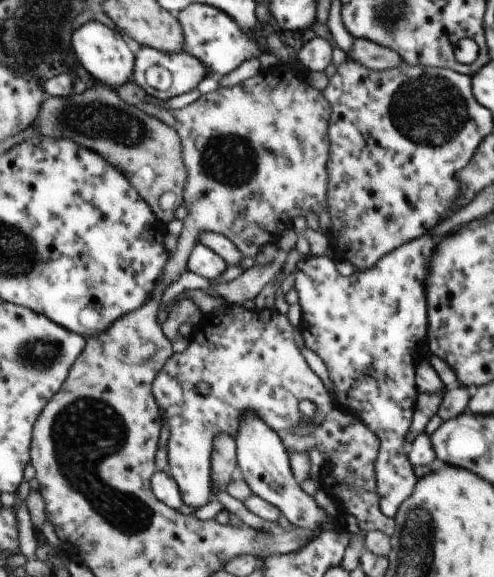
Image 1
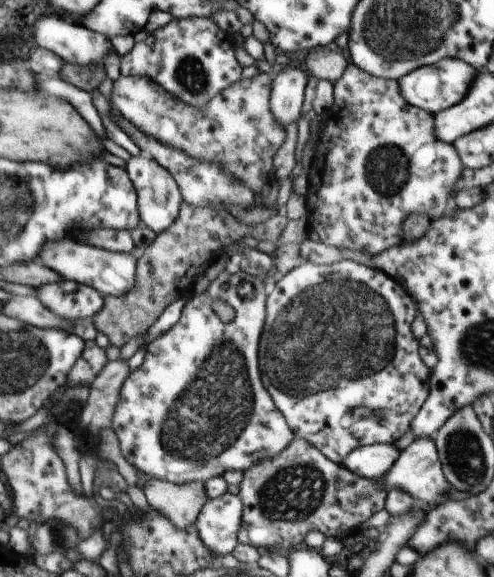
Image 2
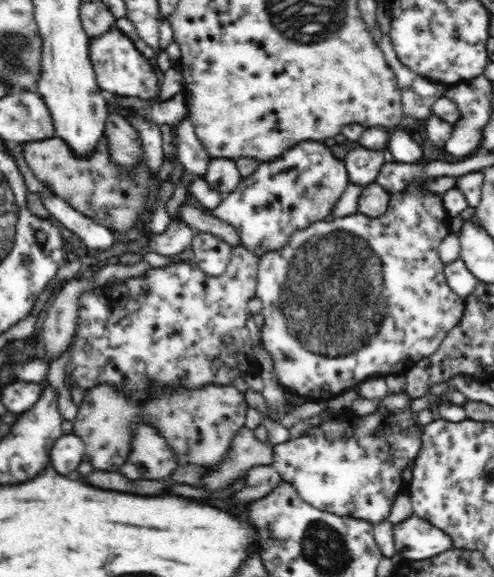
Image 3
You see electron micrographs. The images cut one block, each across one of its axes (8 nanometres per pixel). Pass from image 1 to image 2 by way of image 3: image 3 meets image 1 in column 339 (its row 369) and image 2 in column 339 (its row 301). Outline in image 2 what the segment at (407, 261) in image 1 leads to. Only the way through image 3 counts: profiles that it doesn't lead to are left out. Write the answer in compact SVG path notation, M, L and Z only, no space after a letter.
M343 259L330 265L316 265L304 260L298 268L290 270L282 280L276 282L274 292L266 298L265 326L260 336L258 363L262 385L295 438L306 440L331 462L340 465L356 448L375 443L394 445L407 433L414 416L428 399L431 382L431 369L419 358L419 340L414 337L412 331L417 313L417 303L400 283L376 268L356 263L351 259Z

